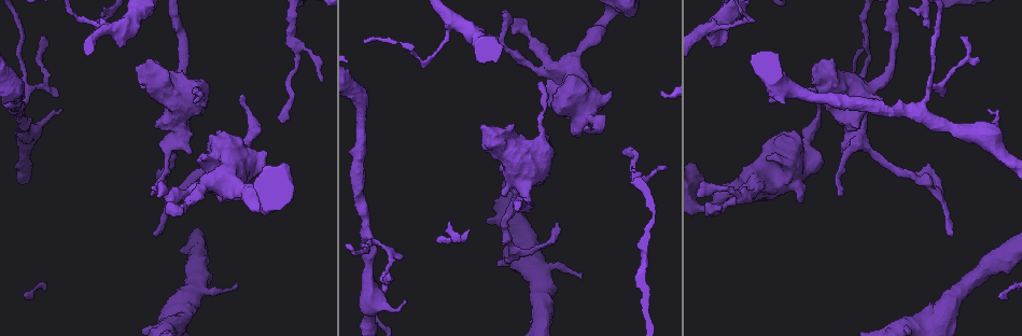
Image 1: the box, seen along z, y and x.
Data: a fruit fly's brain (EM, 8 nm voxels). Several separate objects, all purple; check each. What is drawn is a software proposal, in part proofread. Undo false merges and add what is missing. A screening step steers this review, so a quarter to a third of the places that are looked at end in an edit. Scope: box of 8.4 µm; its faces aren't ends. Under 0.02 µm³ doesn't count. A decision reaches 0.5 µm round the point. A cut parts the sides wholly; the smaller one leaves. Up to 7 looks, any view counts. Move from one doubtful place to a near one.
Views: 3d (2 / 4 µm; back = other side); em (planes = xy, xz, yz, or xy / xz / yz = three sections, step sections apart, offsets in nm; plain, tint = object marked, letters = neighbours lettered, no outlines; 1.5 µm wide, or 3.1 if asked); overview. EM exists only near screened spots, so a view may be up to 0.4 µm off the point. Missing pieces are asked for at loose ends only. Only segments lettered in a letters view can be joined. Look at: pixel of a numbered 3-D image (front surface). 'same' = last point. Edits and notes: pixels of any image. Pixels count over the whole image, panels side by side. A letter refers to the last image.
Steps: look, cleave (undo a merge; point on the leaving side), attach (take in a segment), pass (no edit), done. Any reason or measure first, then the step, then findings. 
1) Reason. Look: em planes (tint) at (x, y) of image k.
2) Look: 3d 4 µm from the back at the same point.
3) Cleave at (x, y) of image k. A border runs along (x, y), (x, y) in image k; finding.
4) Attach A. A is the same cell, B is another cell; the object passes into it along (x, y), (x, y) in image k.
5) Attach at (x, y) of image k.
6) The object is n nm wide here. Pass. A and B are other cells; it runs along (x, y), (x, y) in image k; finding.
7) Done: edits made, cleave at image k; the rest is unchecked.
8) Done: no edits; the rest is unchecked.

An open end. Look: em xz step 4 (letters) at (557, 222) of image 1.

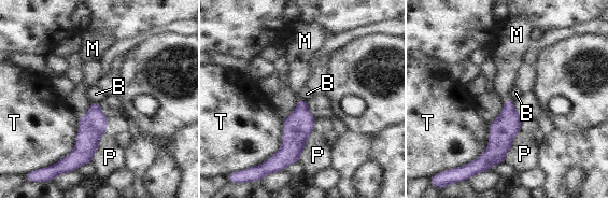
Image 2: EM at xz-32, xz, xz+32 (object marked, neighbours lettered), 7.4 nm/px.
Attach at (508, 66) of image 2. M is the same cell, B, P and T are other cells; the object passes into it along (507, 126), (509, 99), (508, 66) in image 2; it goes on there.

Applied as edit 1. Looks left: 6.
Redraw. Look: overview.

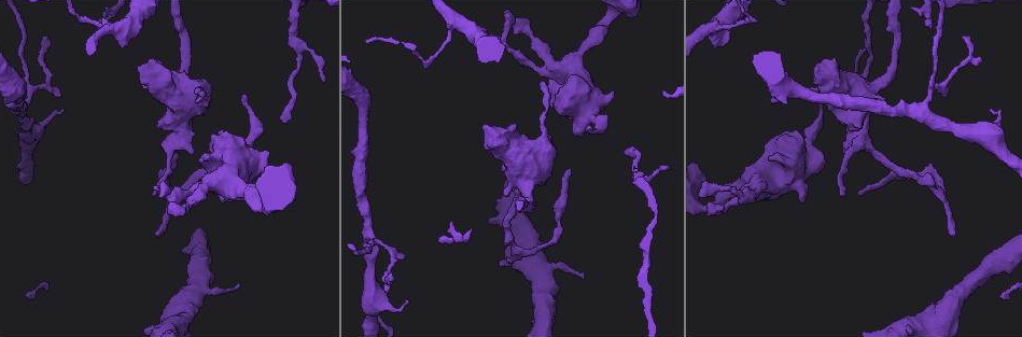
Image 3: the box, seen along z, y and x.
An open end. Look: 3d 4 µm at (963, 36) of image 3.

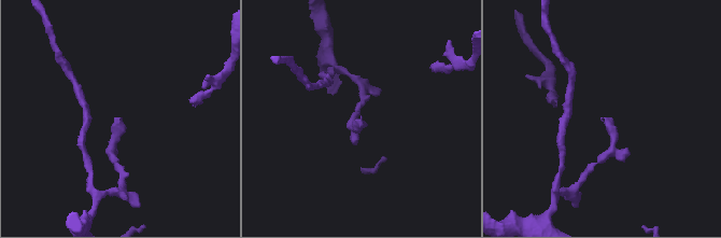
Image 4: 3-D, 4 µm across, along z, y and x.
Look: em yz step 4 (letters) at (119, 119) of image 4.

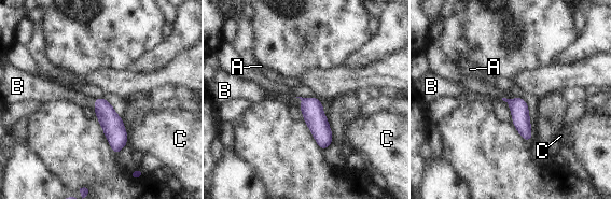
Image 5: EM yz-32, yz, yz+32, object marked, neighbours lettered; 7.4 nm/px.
Look: em planes (letters) at the same point.

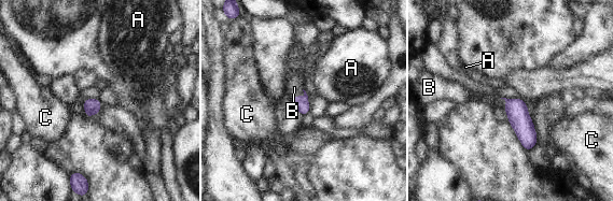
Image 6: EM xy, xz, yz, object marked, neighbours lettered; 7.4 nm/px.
Attach at (294, 87) of image 6. B is the same cell, A and C are other cells; the object passes into it along (301, 103), (300, 97), (294, 87) in image 6; it goes on there.

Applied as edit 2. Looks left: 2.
An open end. Look: em planes (letters) at (583, 278) of image 3.

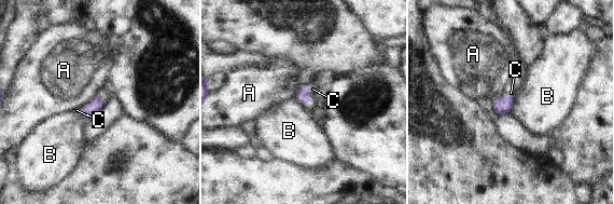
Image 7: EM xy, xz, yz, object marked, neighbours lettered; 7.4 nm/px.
Attach at (312, 89) of image 7. C is the same cell, A and B are other cells; the object passes into it along (303, 94), (308, 96), (312, 89) in image 7; the neuron continues.

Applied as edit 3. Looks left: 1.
Done: edits made, attach at image 2, attach at image 6, attach at image 7; the rest is unchecked.

